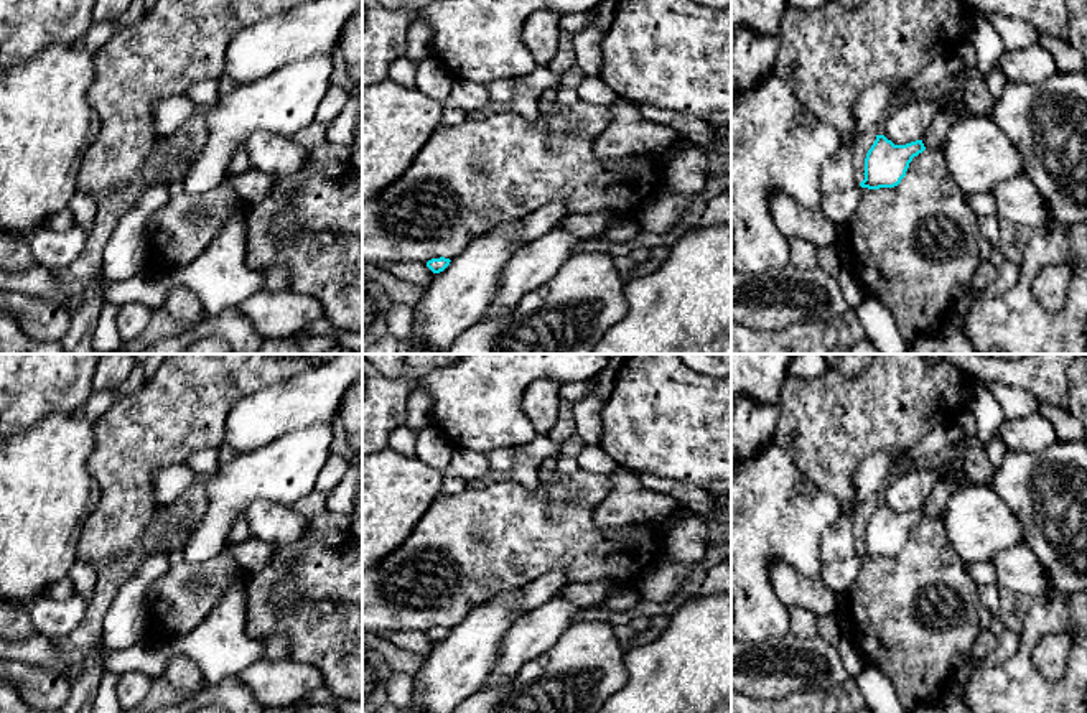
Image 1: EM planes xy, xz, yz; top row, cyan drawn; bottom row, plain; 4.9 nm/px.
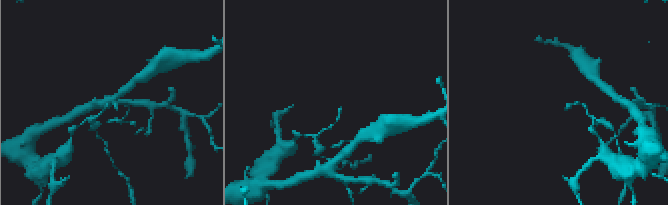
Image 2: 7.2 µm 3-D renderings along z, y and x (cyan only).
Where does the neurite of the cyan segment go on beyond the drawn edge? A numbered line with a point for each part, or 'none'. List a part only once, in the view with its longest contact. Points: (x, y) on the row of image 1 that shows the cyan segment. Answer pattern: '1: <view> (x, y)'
none

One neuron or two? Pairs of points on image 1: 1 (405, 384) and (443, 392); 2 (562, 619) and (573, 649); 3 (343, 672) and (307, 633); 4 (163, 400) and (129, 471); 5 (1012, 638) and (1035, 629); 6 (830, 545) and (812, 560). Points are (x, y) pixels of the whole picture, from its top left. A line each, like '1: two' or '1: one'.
1: two
2: two
3: one
4: one
5: two
6: two

